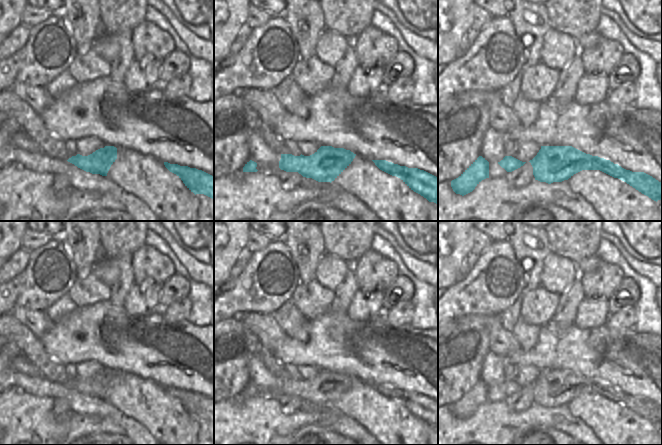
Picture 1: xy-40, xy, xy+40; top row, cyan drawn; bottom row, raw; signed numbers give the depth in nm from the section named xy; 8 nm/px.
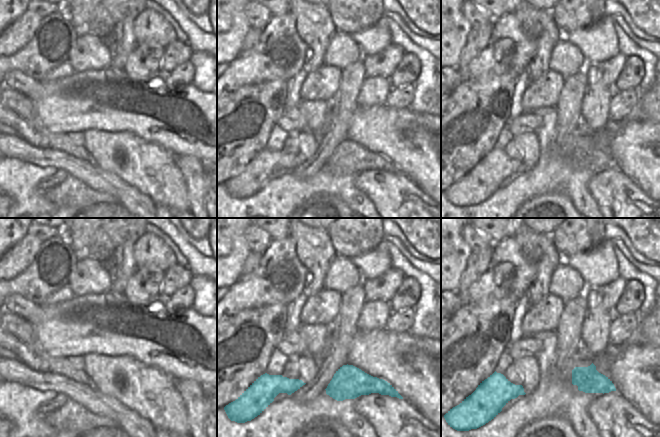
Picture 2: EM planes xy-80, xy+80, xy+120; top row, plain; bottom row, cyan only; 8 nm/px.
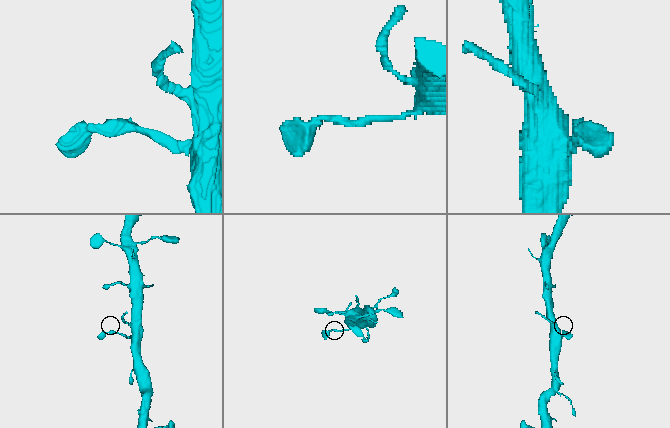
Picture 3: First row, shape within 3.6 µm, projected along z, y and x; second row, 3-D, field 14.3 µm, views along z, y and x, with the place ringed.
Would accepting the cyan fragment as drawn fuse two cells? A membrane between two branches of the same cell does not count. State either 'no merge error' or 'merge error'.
no merge error

